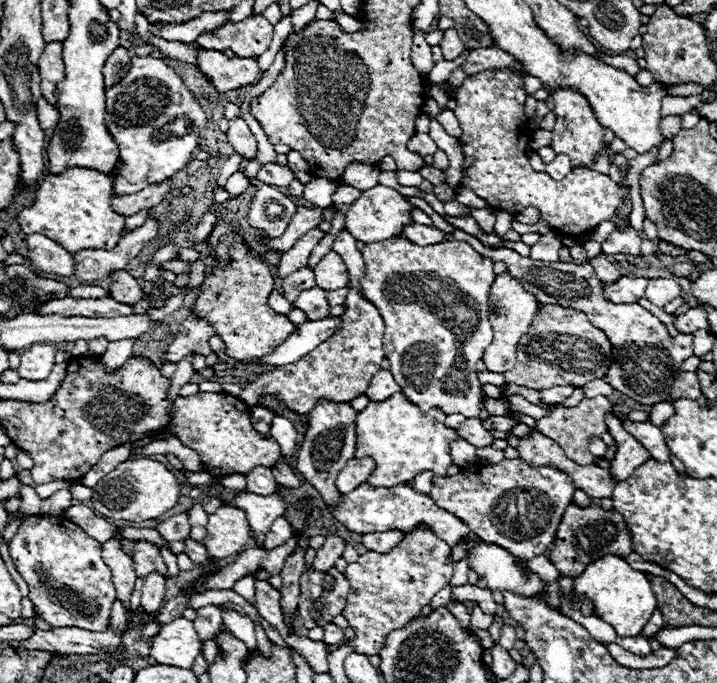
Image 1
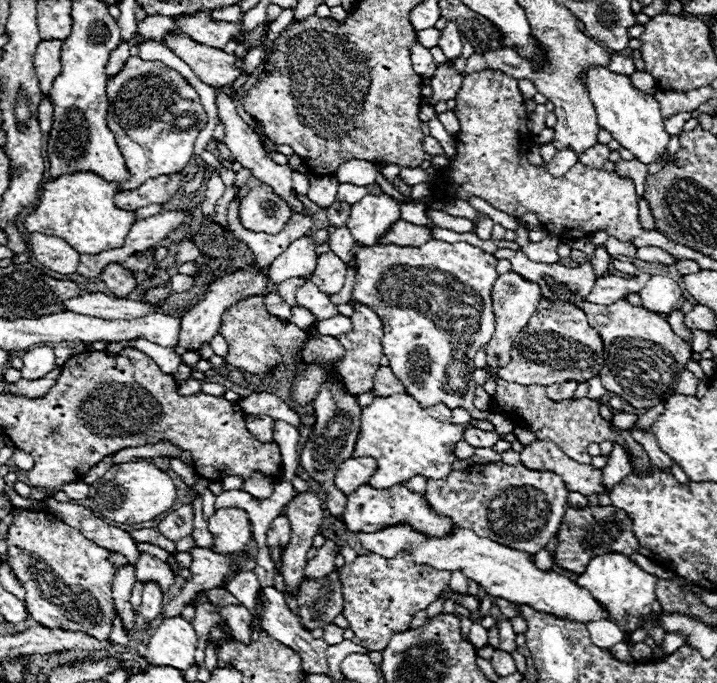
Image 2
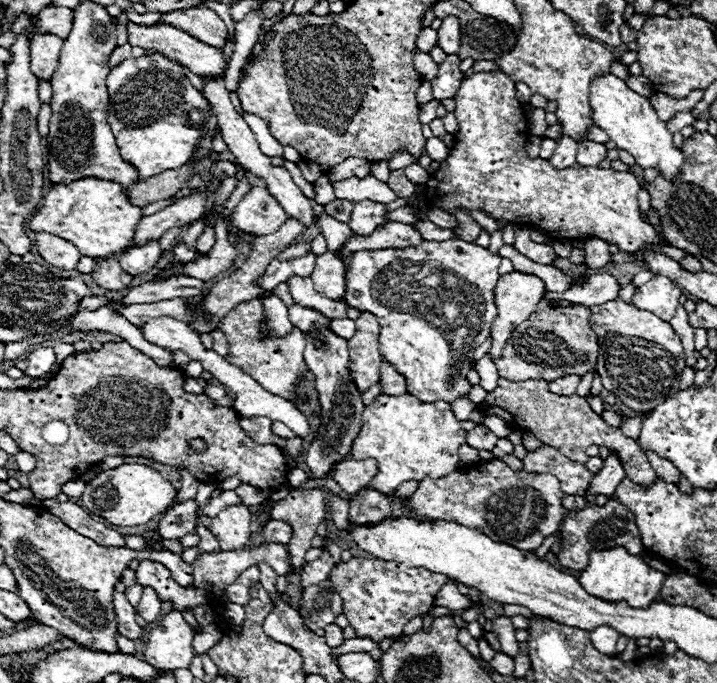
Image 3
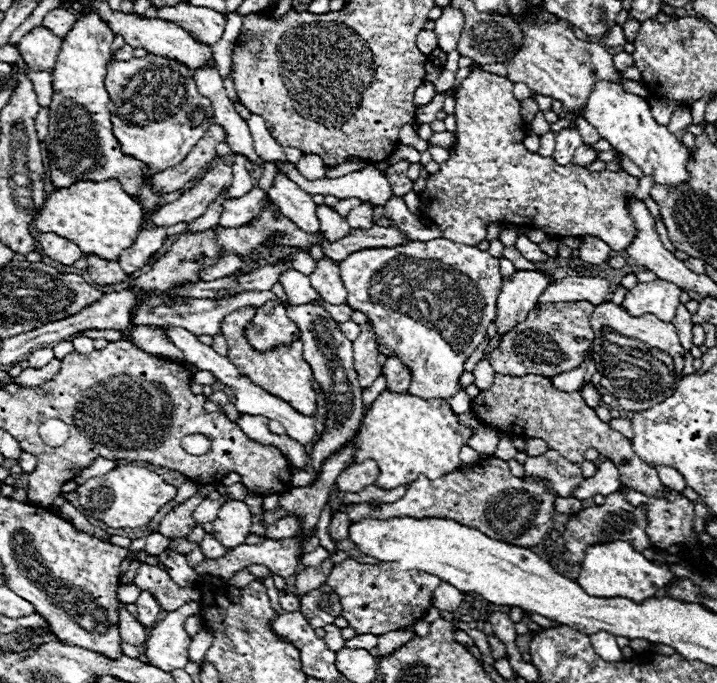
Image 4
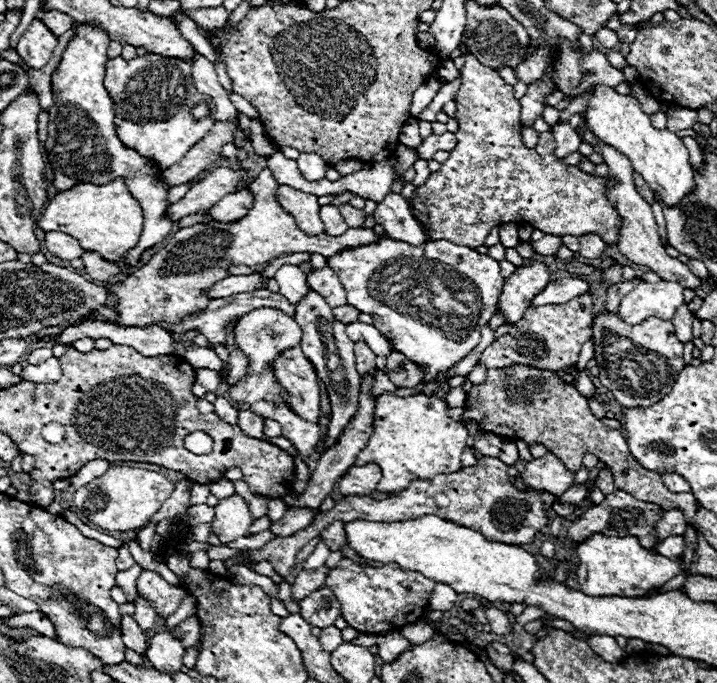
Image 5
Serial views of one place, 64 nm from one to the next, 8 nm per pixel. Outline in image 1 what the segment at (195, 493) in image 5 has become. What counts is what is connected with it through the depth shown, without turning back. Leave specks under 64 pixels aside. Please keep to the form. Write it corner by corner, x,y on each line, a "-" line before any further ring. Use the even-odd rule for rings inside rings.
180,512
172,518
168,518
166,522
160,522
156,526
156,530
160,532
160,536
168,542
174,542
174,540
184,540
188,538
190,534
190,520
188,520
188,514
186,512

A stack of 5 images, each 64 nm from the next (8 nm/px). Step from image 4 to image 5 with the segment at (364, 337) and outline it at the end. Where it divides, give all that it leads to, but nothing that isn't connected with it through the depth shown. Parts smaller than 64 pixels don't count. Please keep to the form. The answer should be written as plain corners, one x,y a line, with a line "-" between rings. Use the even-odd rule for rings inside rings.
356,342
354,354
356,354
356,366
358,366
358,372
360,372
362,376
376,370
376,362
374,362
374,360
376,360
376,354
374,354
364,342

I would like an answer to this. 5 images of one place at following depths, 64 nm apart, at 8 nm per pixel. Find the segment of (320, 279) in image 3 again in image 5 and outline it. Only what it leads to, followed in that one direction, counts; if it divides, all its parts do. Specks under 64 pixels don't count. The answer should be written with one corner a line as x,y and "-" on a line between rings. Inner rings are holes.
324,266
322,270
310,272
308,284
318,294
322,294
322,298
326,298
326,304
330,308
338,308
338,306
344,306
346,304
346,292
344,292
344,288
342,288
336,272
330,270
328,266

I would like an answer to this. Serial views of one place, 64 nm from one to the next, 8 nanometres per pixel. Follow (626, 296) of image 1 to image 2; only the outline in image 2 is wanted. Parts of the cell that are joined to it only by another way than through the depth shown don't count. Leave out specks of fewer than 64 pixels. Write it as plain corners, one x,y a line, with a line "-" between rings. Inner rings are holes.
612,274
598,276
592,292
584,300
594,302
594,304
610,304
616,300
622,300
624,294
642,290
642,286
648,282
648,278
650,278
650,274
640,274
640,276
634,276
630,280
624,280
624,278
618,278

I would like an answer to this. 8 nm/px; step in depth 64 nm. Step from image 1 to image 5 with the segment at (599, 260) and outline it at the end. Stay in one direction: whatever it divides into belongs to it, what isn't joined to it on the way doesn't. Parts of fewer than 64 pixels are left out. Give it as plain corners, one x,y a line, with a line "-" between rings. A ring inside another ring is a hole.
584,234
580,236
580,254
586,258
600,258
600,254
604,252
606,242
602,238
598,238
598,234

